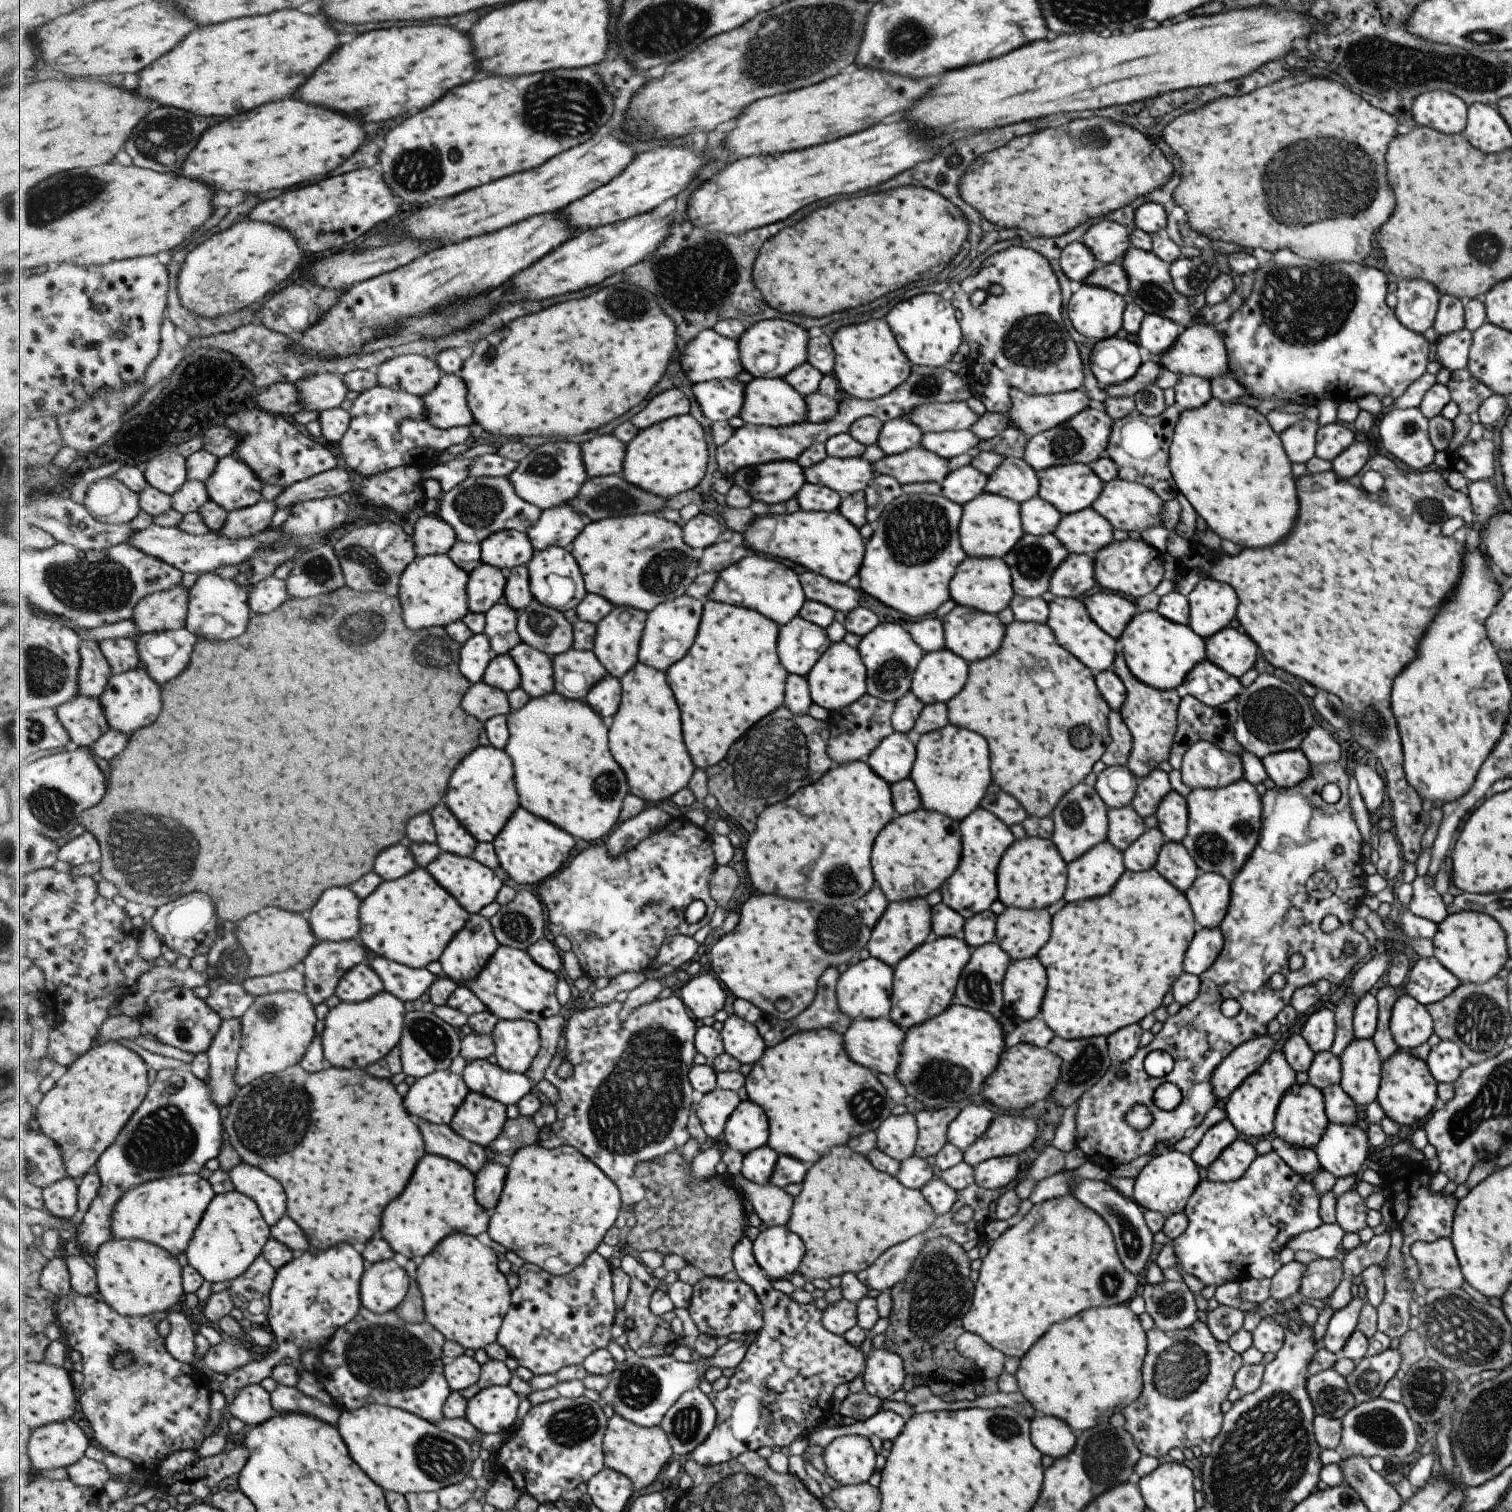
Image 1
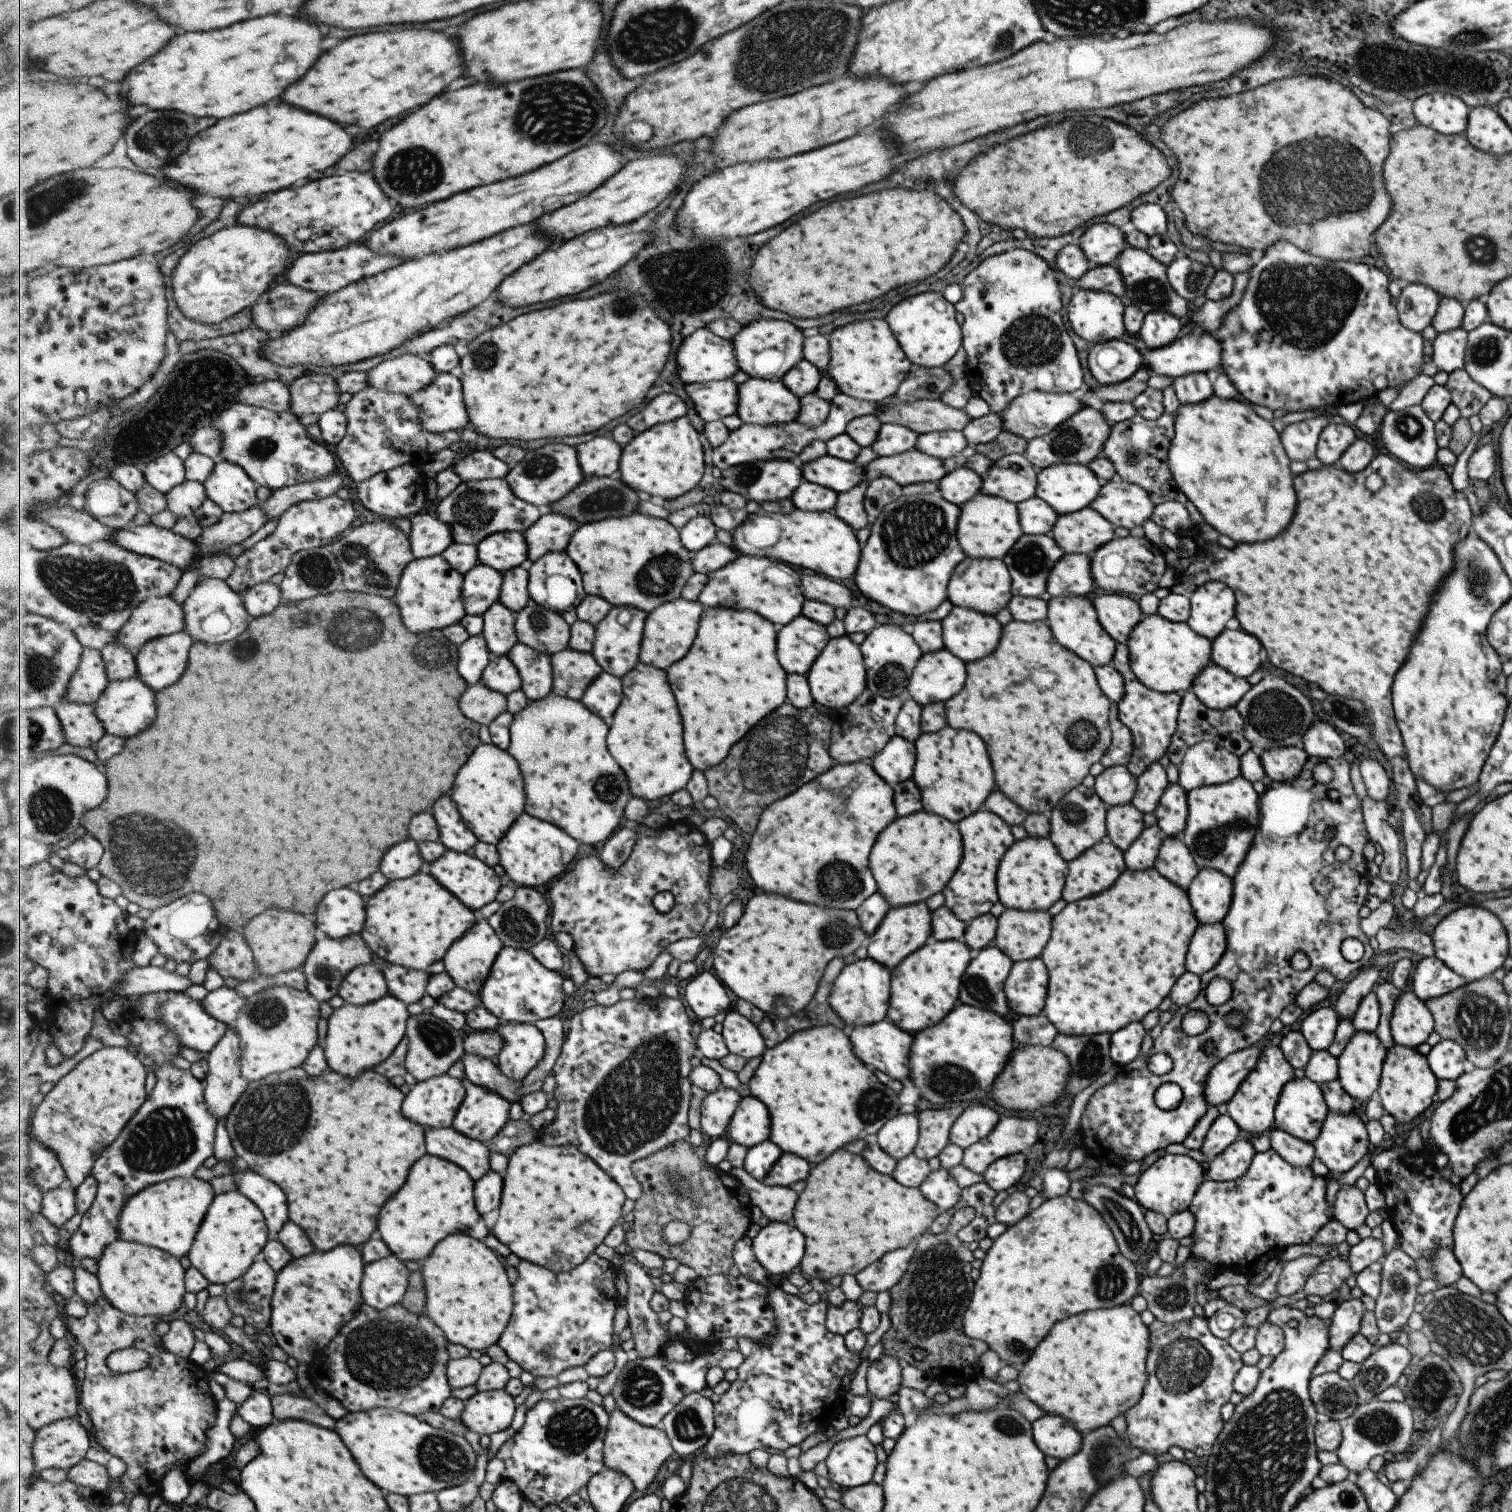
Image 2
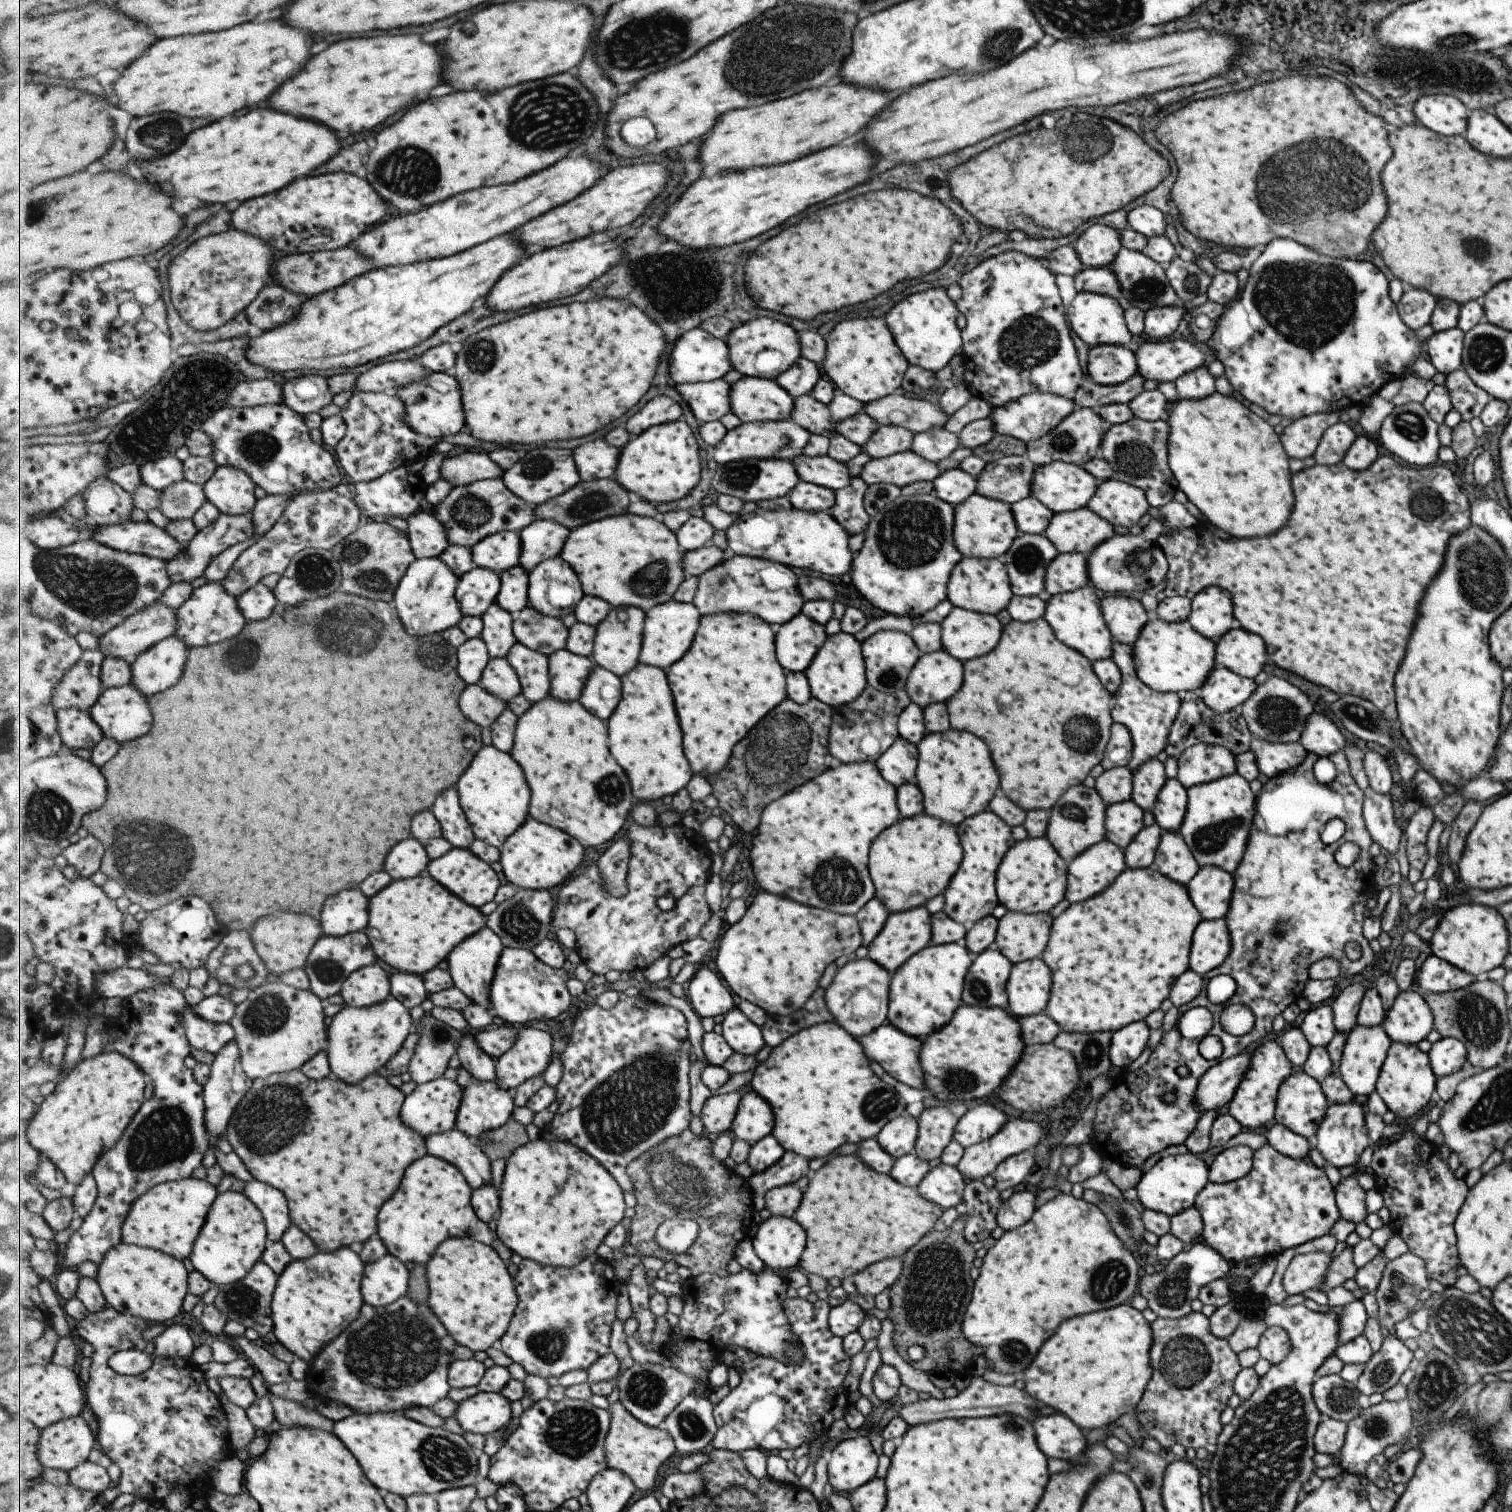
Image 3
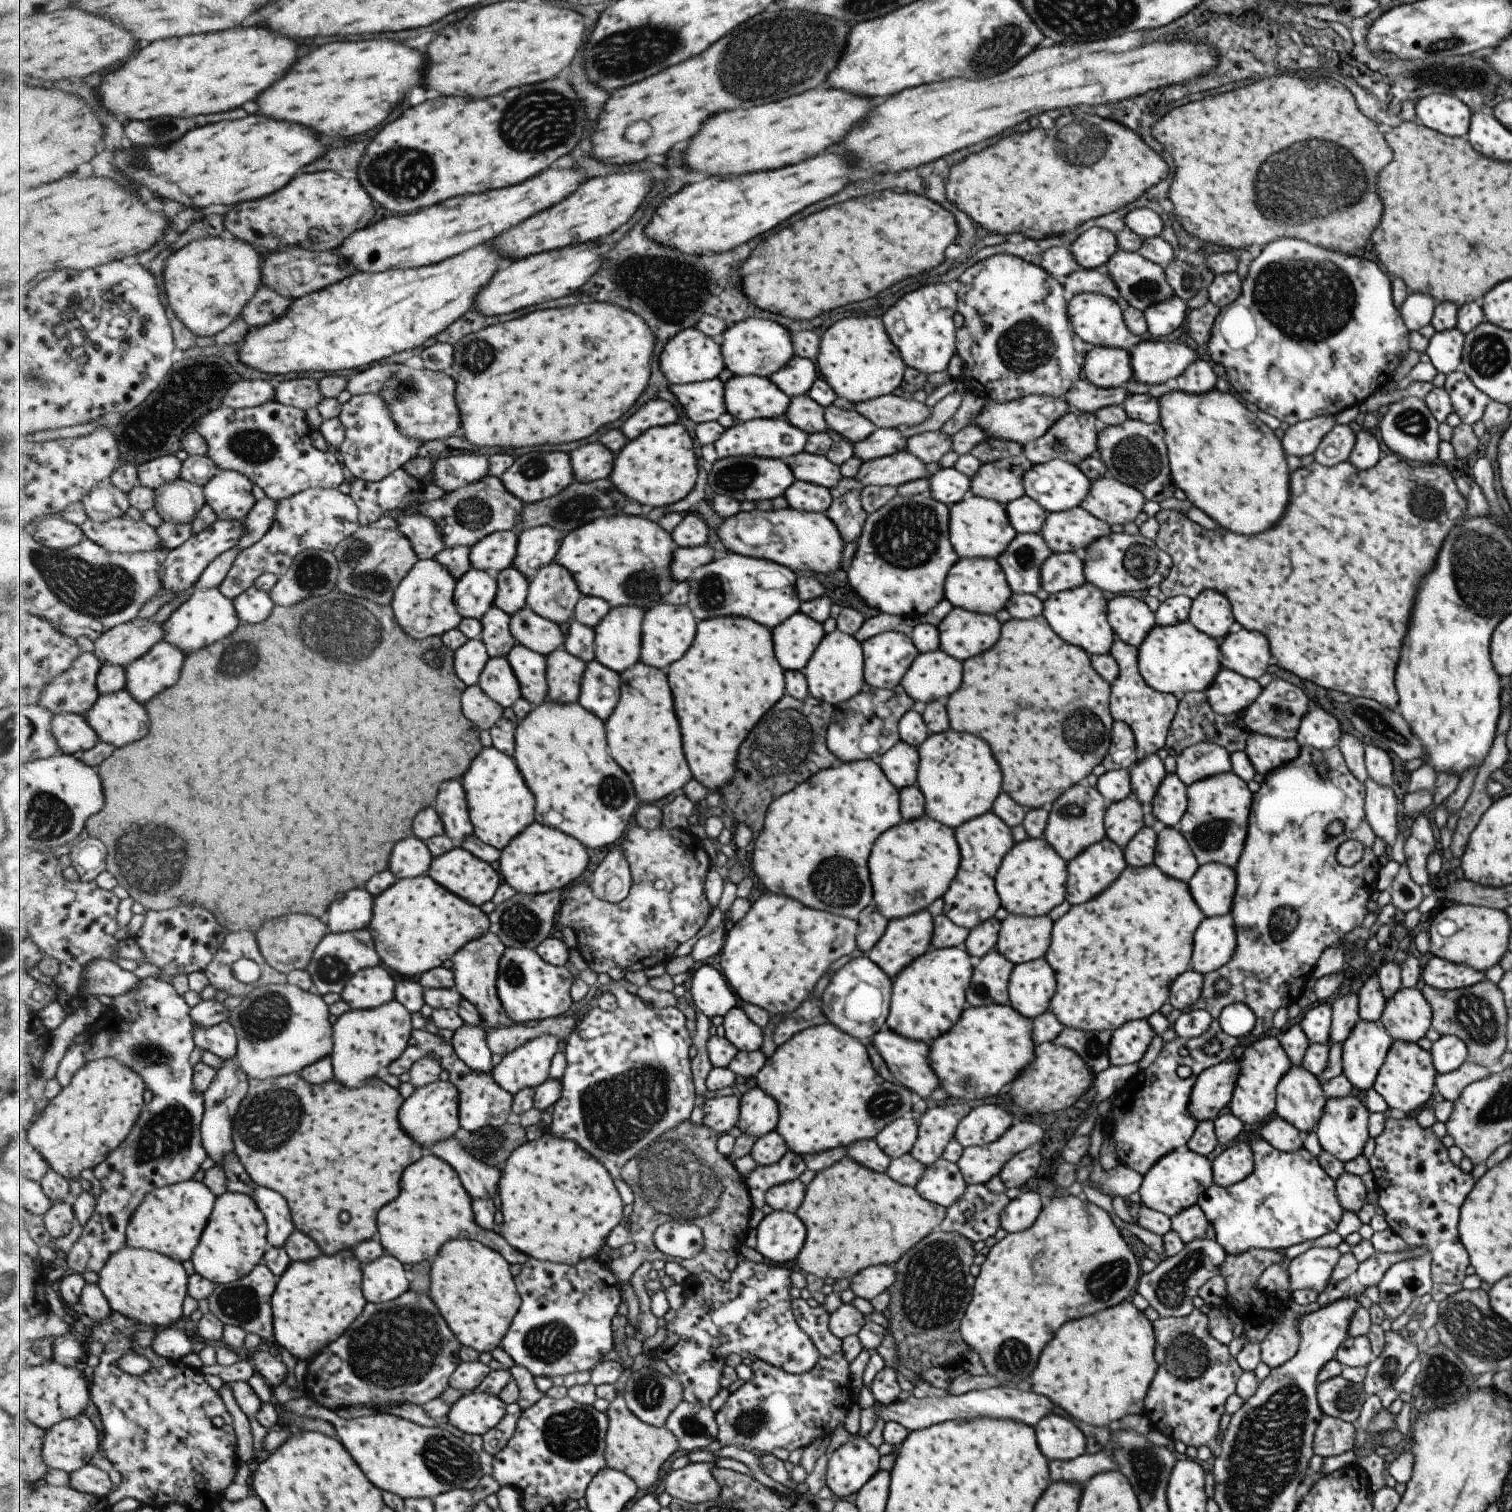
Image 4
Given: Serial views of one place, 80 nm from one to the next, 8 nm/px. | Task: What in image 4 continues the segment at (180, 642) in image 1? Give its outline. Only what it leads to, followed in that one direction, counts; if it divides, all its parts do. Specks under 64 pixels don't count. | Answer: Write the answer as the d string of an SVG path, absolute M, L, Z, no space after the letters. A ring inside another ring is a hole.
M163 640L126 668L126 690L145 704L179 682L187 656L181 648Z

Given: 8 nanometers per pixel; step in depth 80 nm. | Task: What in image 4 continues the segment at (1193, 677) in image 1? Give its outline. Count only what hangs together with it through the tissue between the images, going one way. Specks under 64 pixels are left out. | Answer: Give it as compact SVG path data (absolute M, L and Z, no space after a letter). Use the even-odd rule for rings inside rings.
M1222 667L1213 682L1203 690L1210 708L1219 715L1242 713L1259 696L1259 692L1261 687L1255 680Z

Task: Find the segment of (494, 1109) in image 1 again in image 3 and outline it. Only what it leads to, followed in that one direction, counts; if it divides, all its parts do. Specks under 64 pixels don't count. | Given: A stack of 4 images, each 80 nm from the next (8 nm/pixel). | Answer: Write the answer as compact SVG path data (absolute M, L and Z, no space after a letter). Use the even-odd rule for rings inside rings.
M457 1061L455 1064L458 1066L458 1077L456 1080L461 1084L461 1088L465 1090L456 1129L474 1140L481 1138L487 1132L493 1132L493 1130L506 1126L510 1122L509 1118L511 1118L513 1108L515 1108L514 1093L501 1087L498 1082L477 1080L475 1076L469 1074L469 1070L465 1070Z

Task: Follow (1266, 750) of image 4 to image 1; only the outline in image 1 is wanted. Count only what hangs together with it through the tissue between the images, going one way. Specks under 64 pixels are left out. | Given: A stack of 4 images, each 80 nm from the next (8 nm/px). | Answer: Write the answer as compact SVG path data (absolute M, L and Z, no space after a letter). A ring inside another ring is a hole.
M1298 749L1269 754L1260 762L1276 788L1293 788L1312 773L1309 762Z

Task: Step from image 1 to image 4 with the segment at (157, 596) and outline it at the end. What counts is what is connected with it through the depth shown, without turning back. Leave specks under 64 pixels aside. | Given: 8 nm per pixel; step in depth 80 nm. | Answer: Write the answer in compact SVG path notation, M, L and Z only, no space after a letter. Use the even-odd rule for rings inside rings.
M137 618L121 624L95 641L94 654L101 658L103 665L127 668L164 640L163 625L154 623L152 618Z

